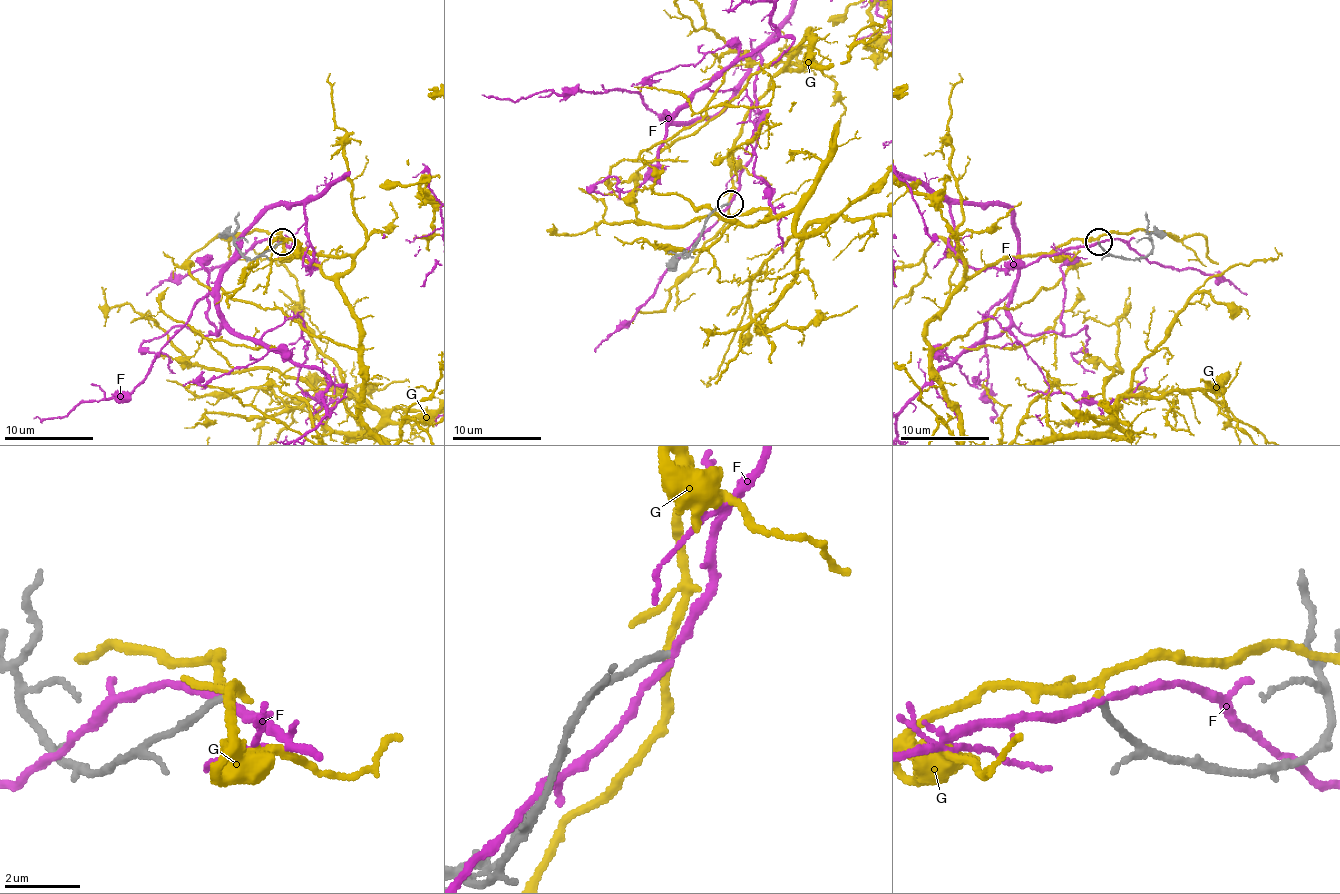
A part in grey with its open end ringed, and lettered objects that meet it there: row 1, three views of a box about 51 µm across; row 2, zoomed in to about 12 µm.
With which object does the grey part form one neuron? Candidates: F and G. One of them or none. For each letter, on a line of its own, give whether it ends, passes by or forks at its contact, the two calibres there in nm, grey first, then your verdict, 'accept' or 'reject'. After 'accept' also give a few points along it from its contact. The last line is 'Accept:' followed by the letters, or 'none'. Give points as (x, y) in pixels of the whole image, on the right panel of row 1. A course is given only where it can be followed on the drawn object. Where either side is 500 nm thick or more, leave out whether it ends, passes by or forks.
F: it passes by | 200/190 nm | reject
G: it passes by | 180/200 nm | reject
Accept: none

